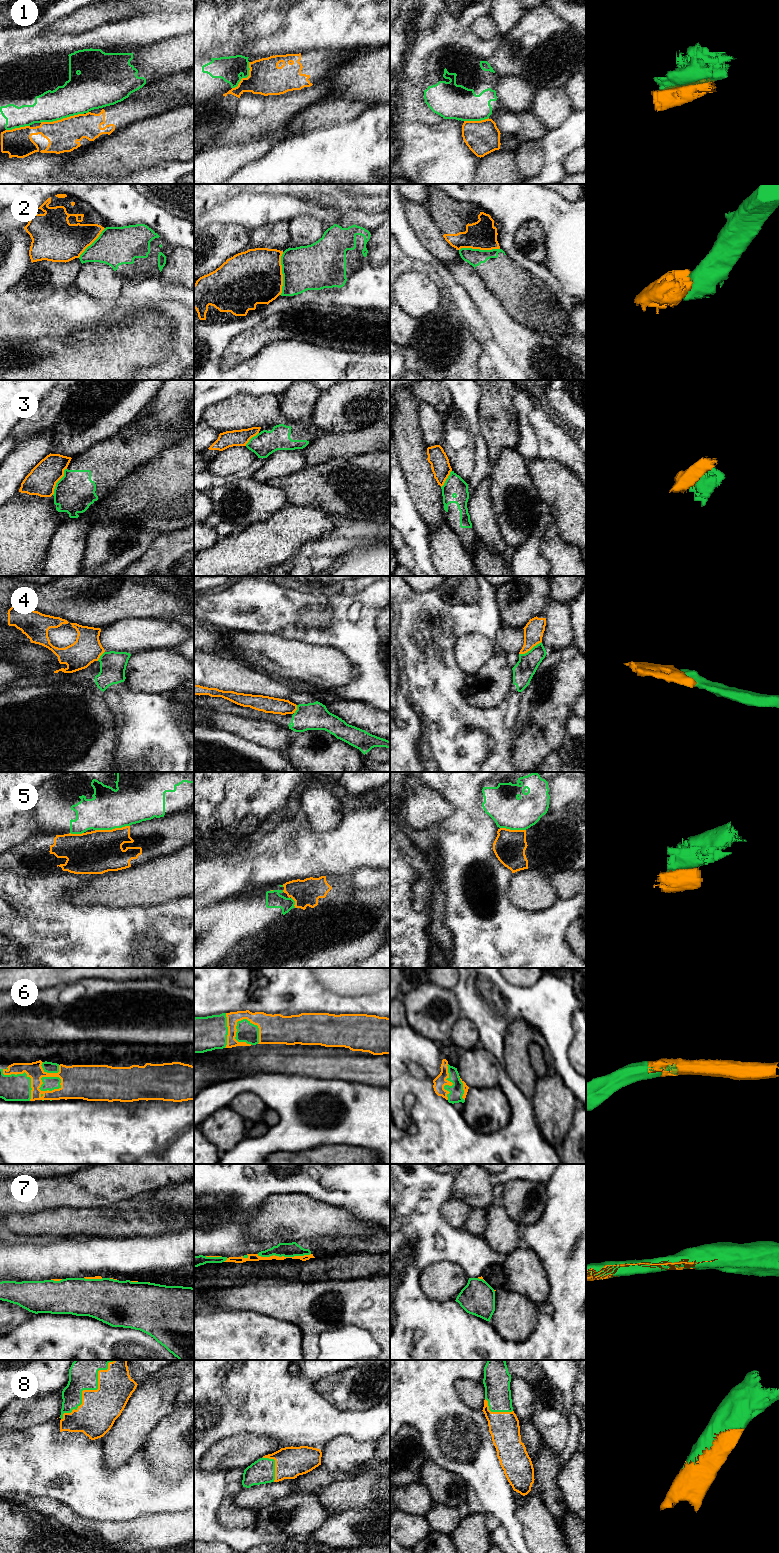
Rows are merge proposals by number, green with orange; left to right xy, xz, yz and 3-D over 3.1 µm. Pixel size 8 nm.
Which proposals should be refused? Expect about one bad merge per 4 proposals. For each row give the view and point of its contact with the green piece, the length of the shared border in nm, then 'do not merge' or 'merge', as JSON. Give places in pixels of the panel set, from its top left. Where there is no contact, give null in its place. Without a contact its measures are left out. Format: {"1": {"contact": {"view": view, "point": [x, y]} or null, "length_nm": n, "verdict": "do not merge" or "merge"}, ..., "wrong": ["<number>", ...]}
{"1": {"contact": {"view": "xy", "point": [61, 118]}, "length_nm": 360, "verdict": "do not merge"}, "2": {"contact": {"view": "xz", "point": [282, 273]}, "length_nm": 340, "verdict": "do not merge"}, "3": {"contact": {"view": "xy", "point": [58, 481]}, "length_nm": 240, "verdict": "do not merge"}, "4": {"contact": {"view": "yz", "point": [531, 649]}, "length_nm": 220, "verdict": "do not merge"}, "5": {"contact": {"view": "xy", "point": [112, 828]}, "length_nm": 280, "verdict": "do not merge"}, "6": {"contact": {"view": "xz", "point": [255, 1025]}, "length_nm": 260, "verdict": "merge"}, "7": {"contact": {"view": "xz", "point": [283, 1255]}, "length_nm": 440, "verdict": "merge"}, "8": {"contact": {"view": "xy", "point": [90, 1389]}, "length_nm": 650, "verdict": "merge"}, "wrong": ["1", "2", "3", "4", "5"]}

